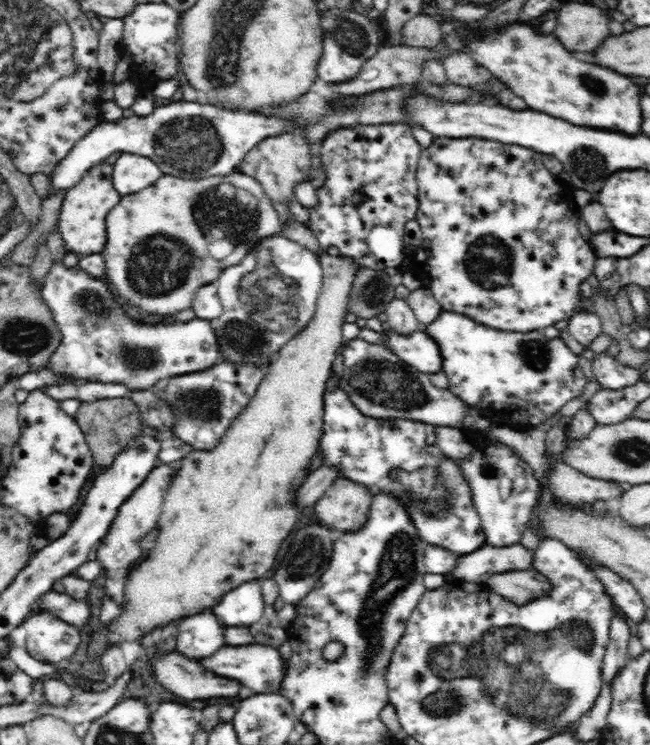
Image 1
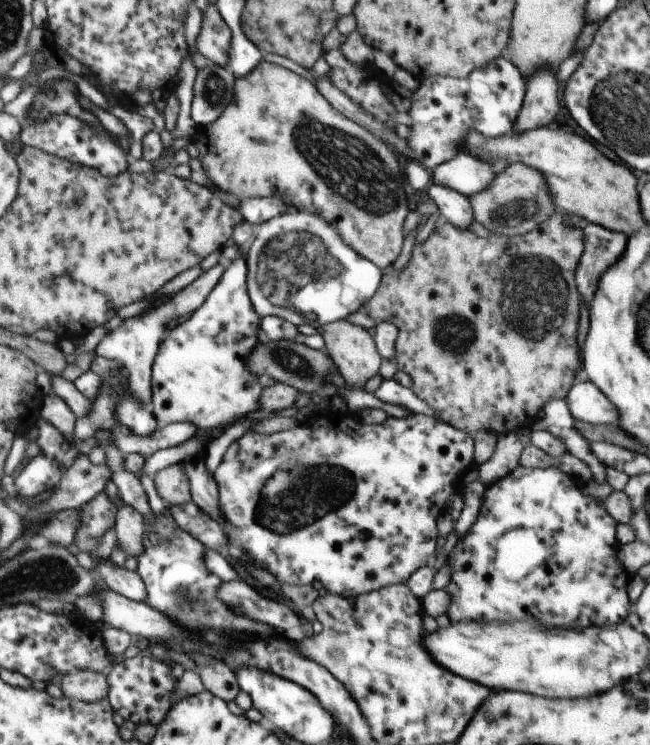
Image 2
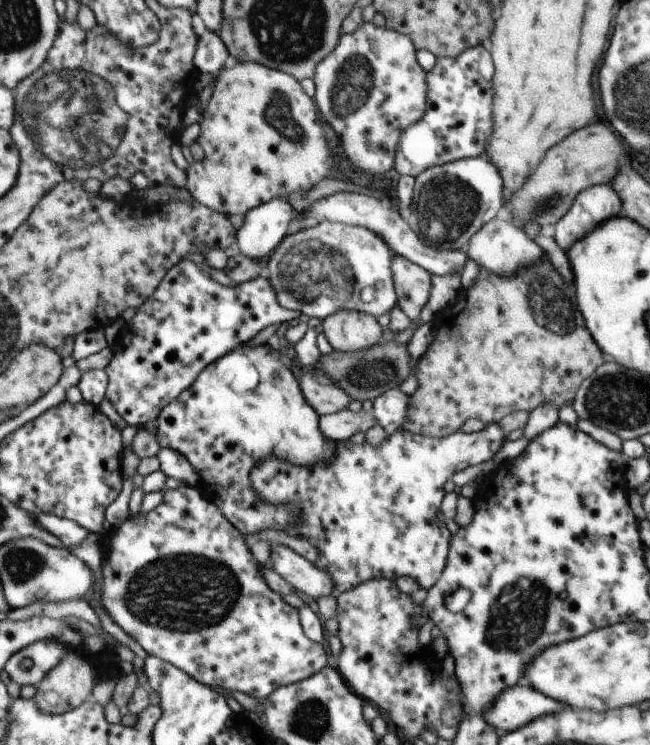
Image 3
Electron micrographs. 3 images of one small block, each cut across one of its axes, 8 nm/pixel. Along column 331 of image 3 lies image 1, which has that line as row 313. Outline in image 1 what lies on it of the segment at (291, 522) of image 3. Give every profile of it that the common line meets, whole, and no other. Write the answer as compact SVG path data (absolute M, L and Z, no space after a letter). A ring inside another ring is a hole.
M443 310L424 331L440 348L441 370L448 377L451 391L485 411L516 412L517 427L540 425L566 402L580 396L588 380L580 368L579 356L564 340L548 338L543 329L505 332Z

